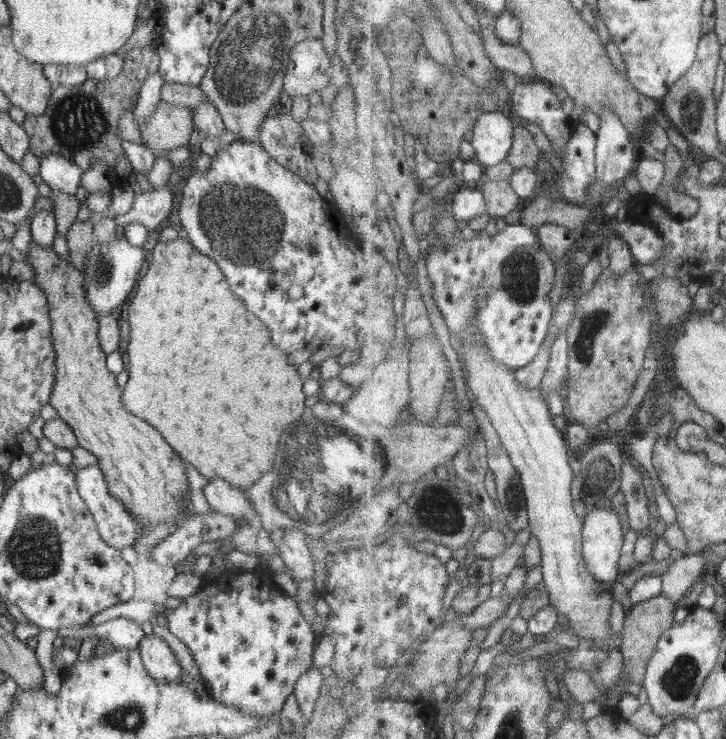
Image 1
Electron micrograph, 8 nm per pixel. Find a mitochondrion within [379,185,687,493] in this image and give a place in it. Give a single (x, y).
(520, 273)

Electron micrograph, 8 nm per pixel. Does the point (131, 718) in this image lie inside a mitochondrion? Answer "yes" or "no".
yes

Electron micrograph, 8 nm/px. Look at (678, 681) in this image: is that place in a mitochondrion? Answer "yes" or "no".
yes

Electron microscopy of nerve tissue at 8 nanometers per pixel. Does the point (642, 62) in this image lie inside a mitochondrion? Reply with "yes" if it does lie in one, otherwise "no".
no

